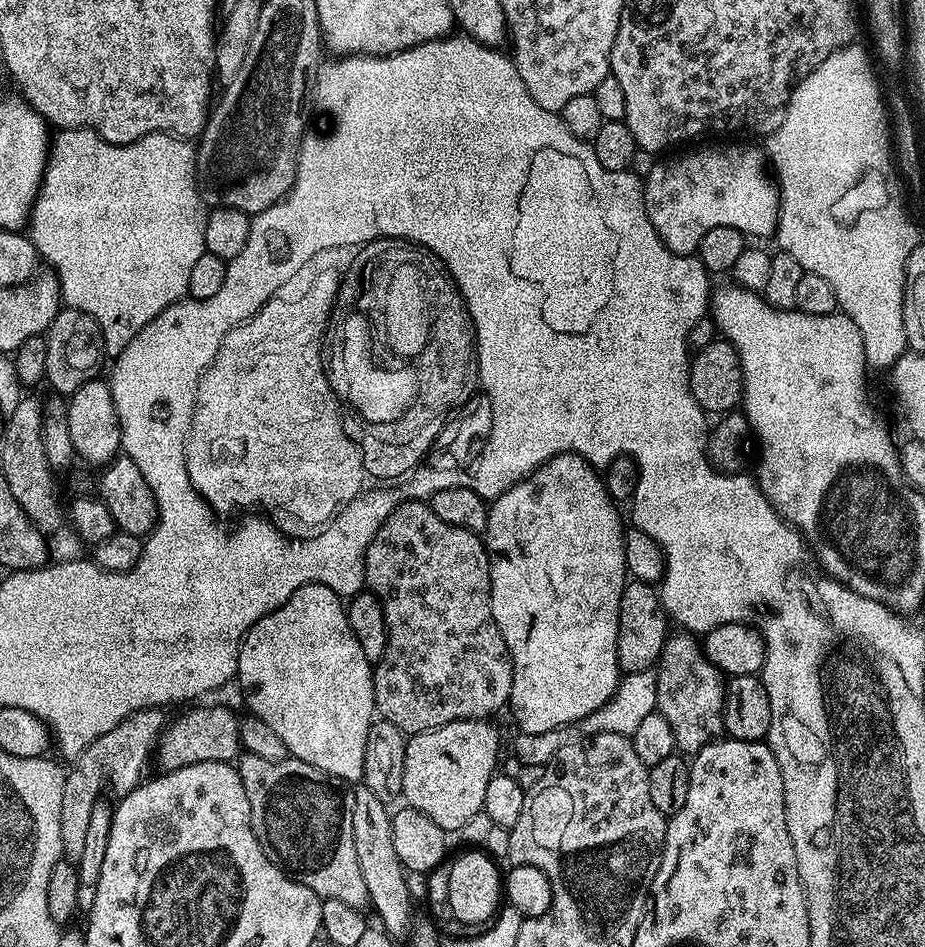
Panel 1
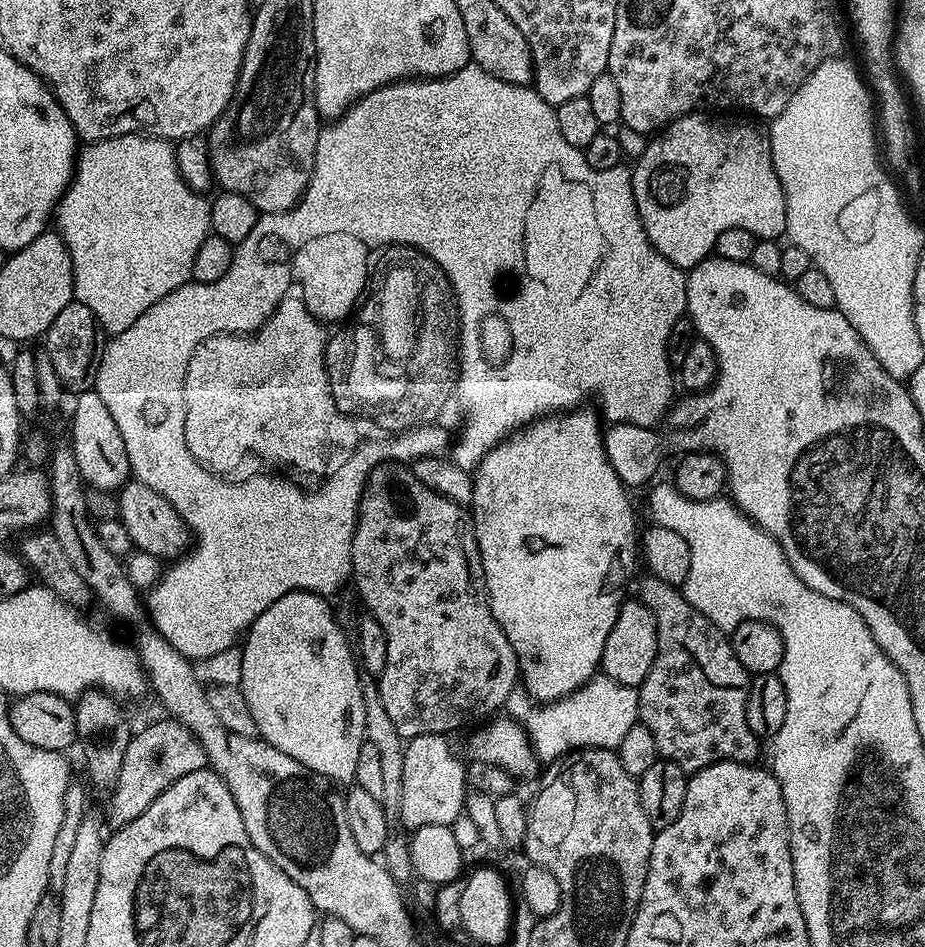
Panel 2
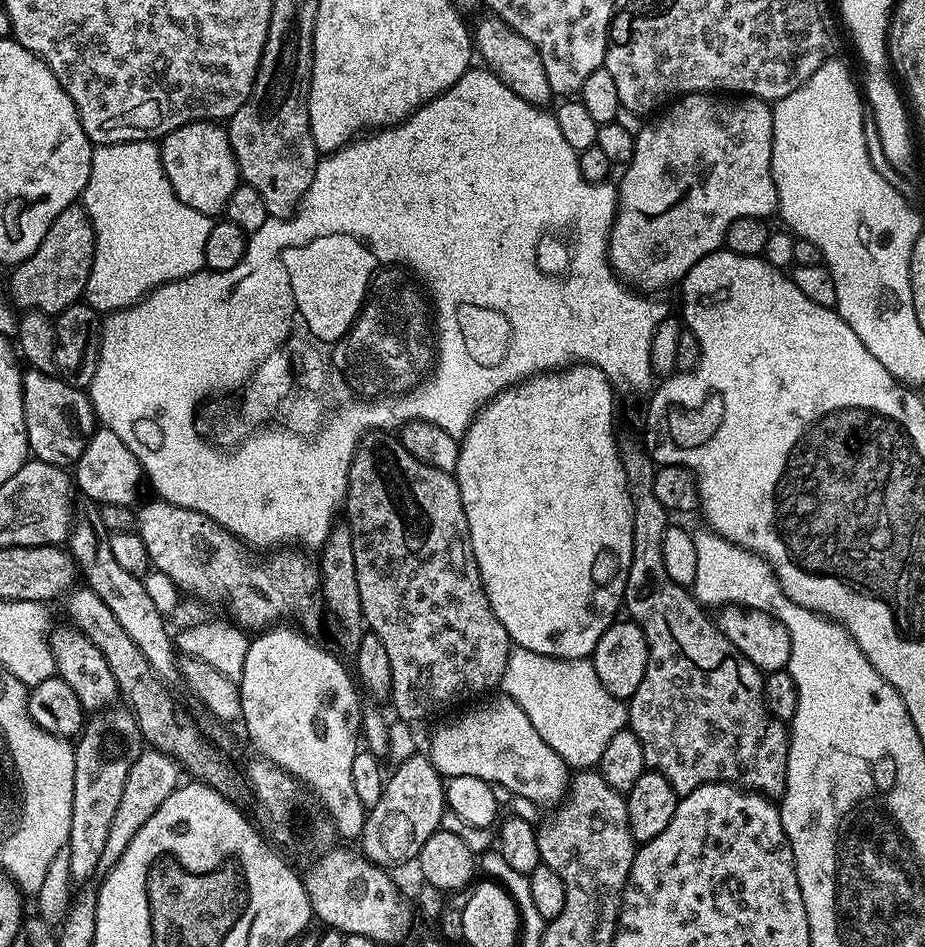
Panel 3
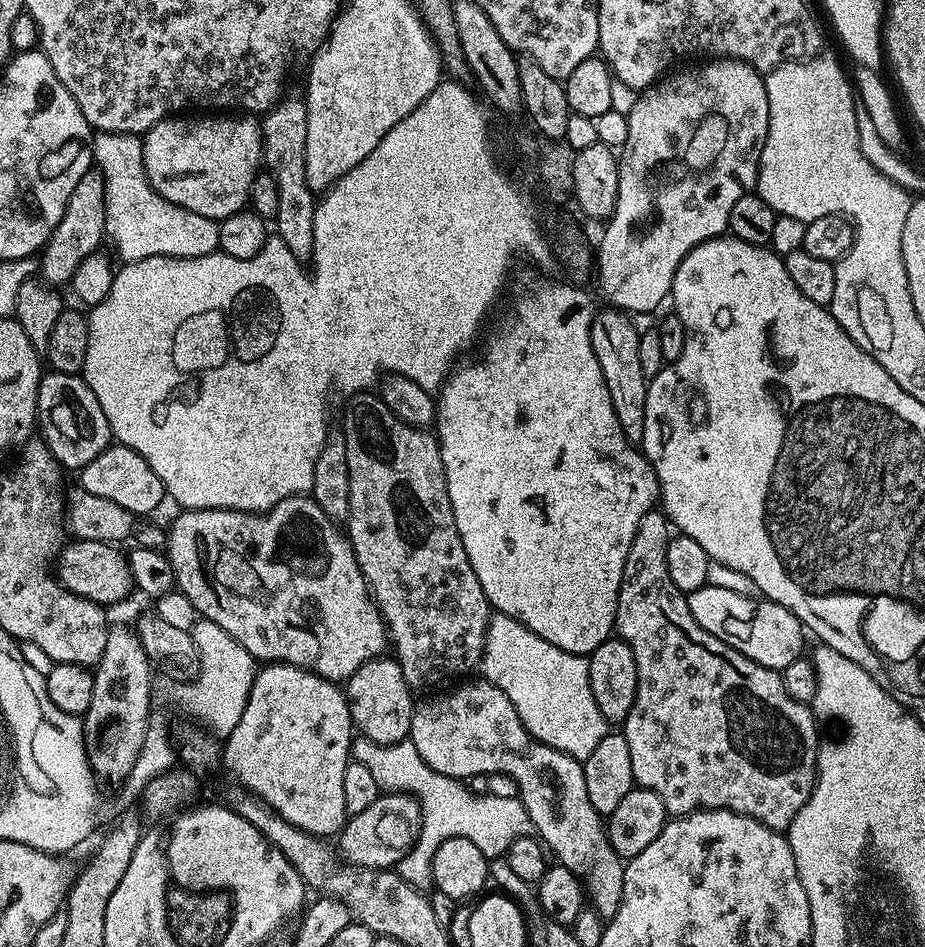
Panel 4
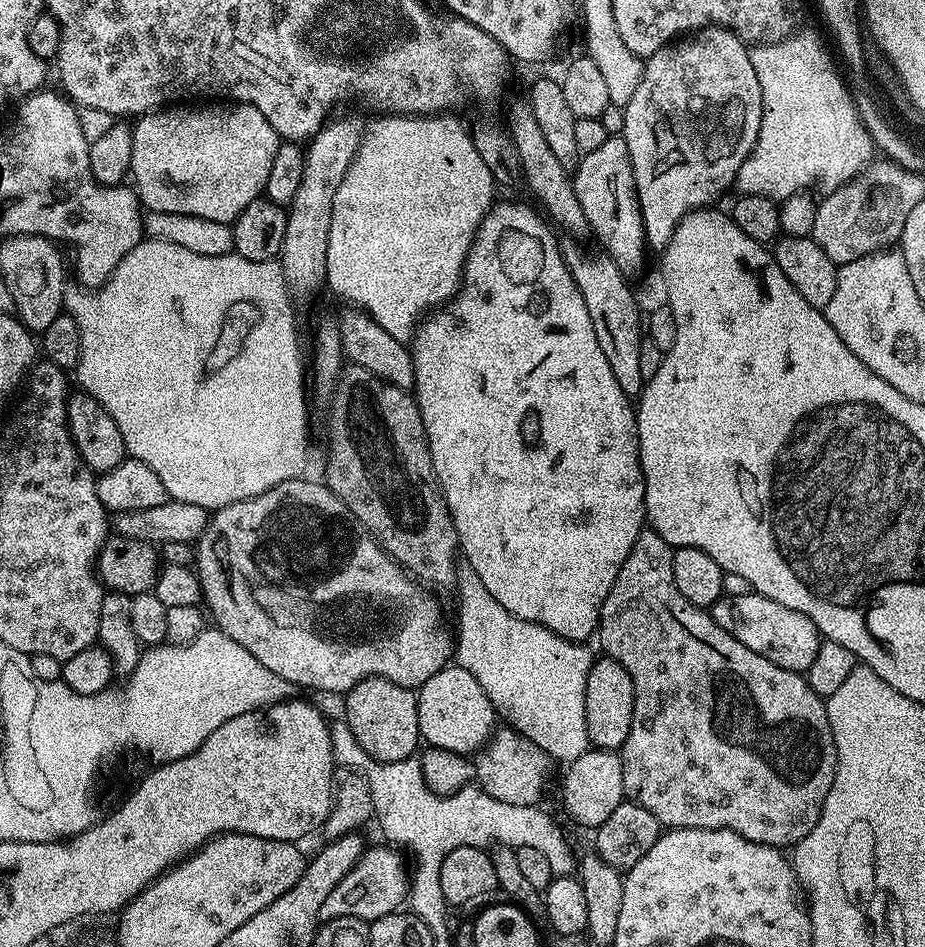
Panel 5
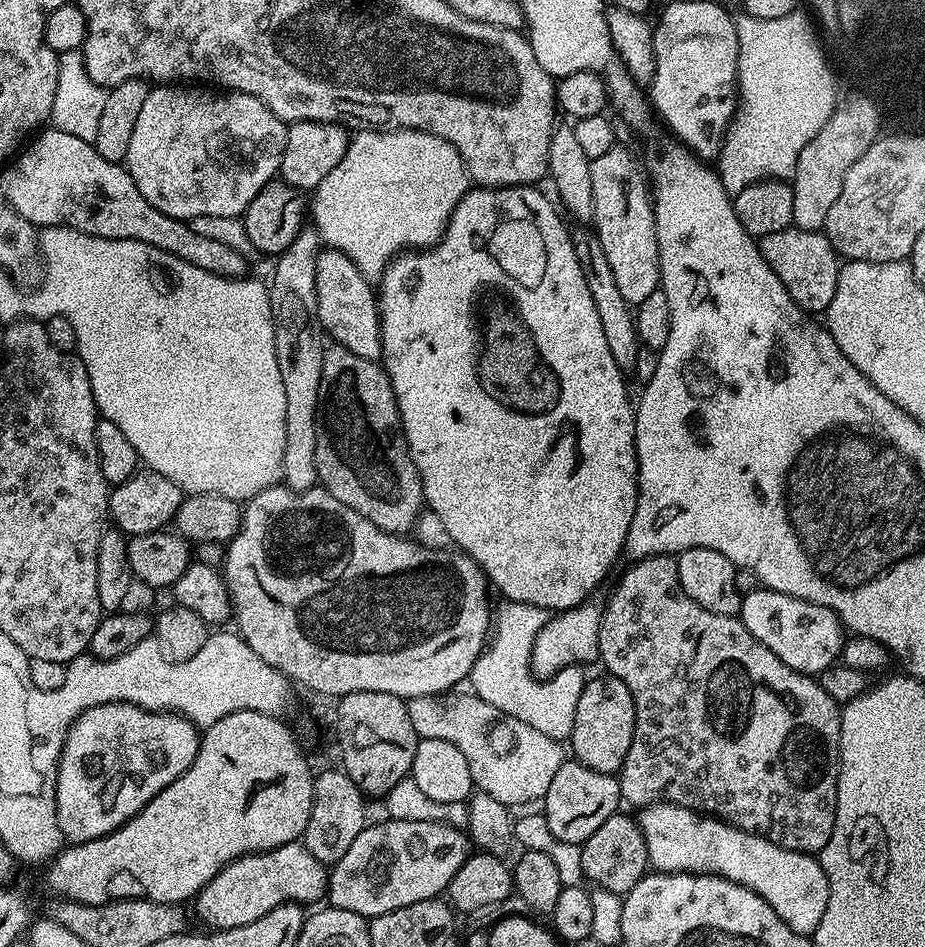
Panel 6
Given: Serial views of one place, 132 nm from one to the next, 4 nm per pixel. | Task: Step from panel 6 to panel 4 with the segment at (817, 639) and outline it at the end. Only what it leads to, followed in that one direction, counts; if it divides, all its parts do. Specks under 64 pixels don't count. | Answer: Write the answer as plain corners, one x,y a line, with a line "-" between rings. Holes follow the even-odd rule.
710,583
687,593
687,597
690,614
694,614
694,622
698,622
702,630
726,642
726,646
738,650
738,654
746,654
746,658
758,662
758,666
783,670
790,666
790,662
805,655
804,625
797,616
790,614
790,610
786,610
786,606
778,606
778,602
734,594
734,590
722,590
722,586

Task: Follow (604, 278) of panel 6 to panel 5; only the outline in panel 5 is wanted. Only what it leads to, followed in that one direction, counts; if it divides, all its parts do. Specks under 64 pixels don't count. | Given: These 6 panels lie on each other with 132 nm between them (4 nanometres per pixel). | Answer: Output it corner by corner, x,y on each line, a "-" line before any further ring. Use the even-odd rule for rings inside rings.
520,98
517,104
508,108
507,131
510,133
514,146
518,150
520,159
519,171
524,172
524,180
528,183
530,191
536,195
537,200
548,210
547,215
553,220
558,220
565,233
573,237
583,237
583,232
589,231
586,214
582,214
582,205
578,202
578,194
574,194
574,186
570,170
558,162
556,155
550,150
538,122
534,118
534,110
527,99

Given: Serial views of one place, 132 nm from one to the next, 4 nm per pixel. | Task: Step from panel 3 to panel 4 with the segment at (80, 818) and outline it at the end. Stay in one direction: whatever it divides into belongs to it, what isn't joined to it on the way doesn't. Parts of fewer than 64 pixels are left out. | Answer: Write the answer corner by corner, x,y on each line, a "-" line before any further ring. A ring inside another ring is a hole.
113,623
108,630
106,650
102,650
100,662
92,672
94,695
82,717
86,758
97,781
123,785
138,762
142,742
146,742
146,730
150,727
152,668
153,661
149,660
146,650
142,650
135,627

